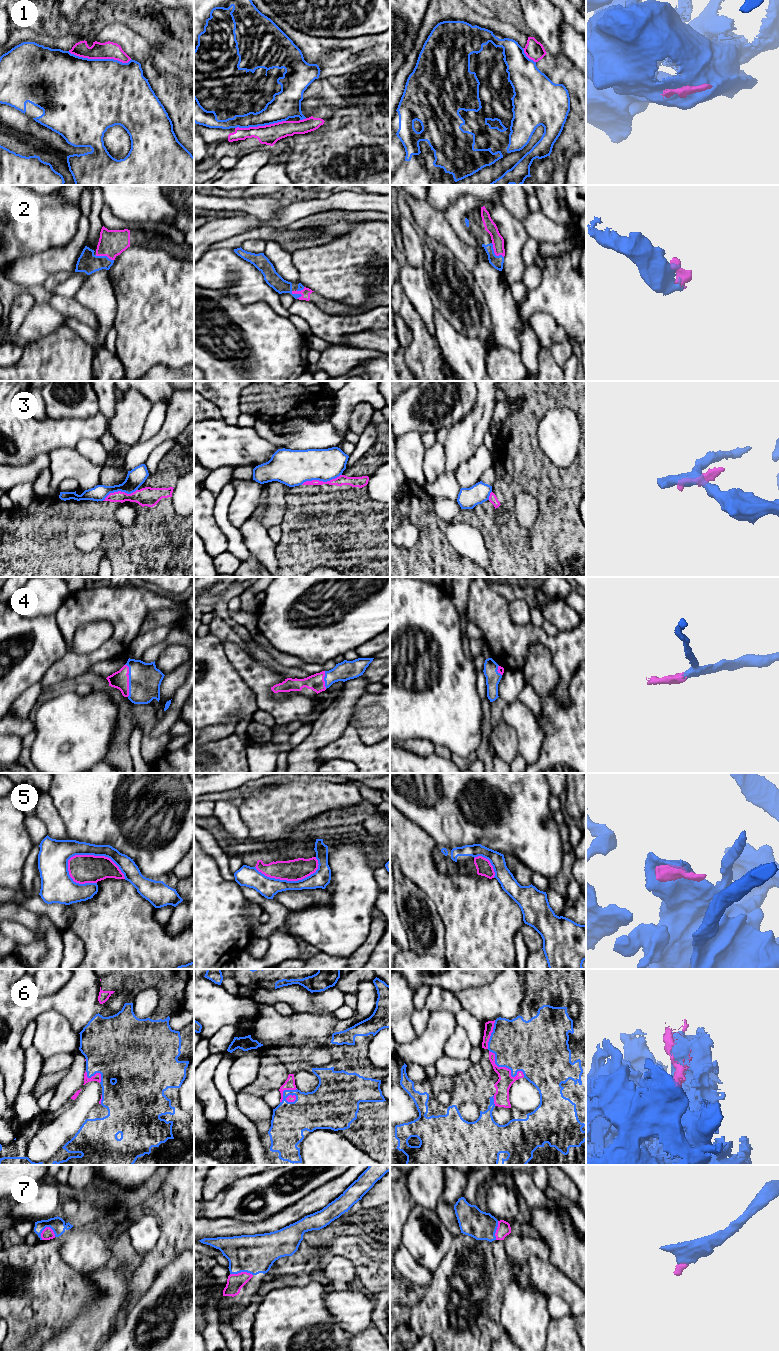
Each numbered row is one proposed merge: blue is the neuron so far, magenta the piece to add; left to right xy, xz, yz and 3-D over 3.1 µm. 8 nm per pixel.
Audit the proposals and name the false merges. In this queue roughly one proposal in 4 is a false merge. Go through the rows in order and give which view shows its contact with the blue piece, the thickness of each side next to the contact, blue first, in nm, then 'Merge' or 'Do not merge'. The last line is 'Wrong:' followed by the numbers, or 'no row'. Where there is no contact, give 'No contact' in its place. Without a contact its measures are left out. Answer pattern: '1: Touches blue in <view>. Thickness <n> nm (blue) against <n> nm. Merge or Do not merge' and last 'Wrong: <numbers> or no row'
1: Touches blue in xy. Thickness 500 nm (blue) against 140 nm. Do not merge
2: Touches blue in yz. Thickness 100 nm (blue) against 100 nm. Merge
3: Touches blue in xz. Thickness 280 nm (blue) against 80 nm. Do not merge
4: Touches blue in xy. Thickness 260 nm (blue) against 140 nm. Merge
5: Touches blue in xy. Thickness 140 nm (blue) against 220 nm. Do not merge
6: Touches blue in yz. Thickness 420 nm (blue) against 120 nm. Merge
7: Touches blue in xy. Thickness 120 nm (blue) against 90 nm. Merge
Wrong: 1, 3, 5

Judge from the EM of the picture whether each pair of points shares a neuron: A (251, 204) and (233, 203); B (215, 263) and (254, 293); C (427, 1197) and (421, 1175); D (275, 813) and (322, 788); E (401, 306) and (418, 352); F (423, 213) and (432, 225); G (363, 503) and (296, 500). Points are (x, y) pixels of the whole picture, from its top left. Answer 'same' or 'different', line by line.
A: same
B: same
C: same
D: same
E: same
F: same
G: same

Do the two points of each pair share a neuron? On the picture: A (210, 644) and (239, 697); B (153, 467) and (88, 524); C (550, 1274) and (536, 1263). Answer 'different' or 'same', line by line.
A: same
B: different
C: same

